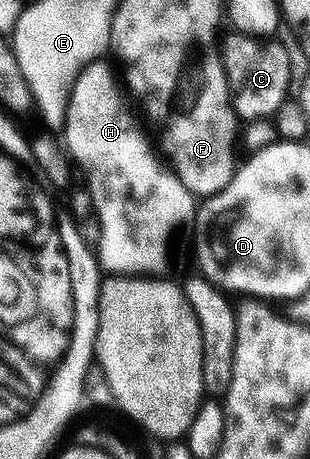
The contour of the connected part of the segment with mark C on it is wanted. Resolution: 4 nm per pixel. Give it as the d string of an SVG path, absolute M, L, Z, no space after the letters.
M232 34L225 40L225 72L224 79L229 81L233 109L242 121L269 120L277 112L282 103L290 95L289 83L293 80L293 60L289 52L281 44L276 44L276 39L261 39L251 36Z

